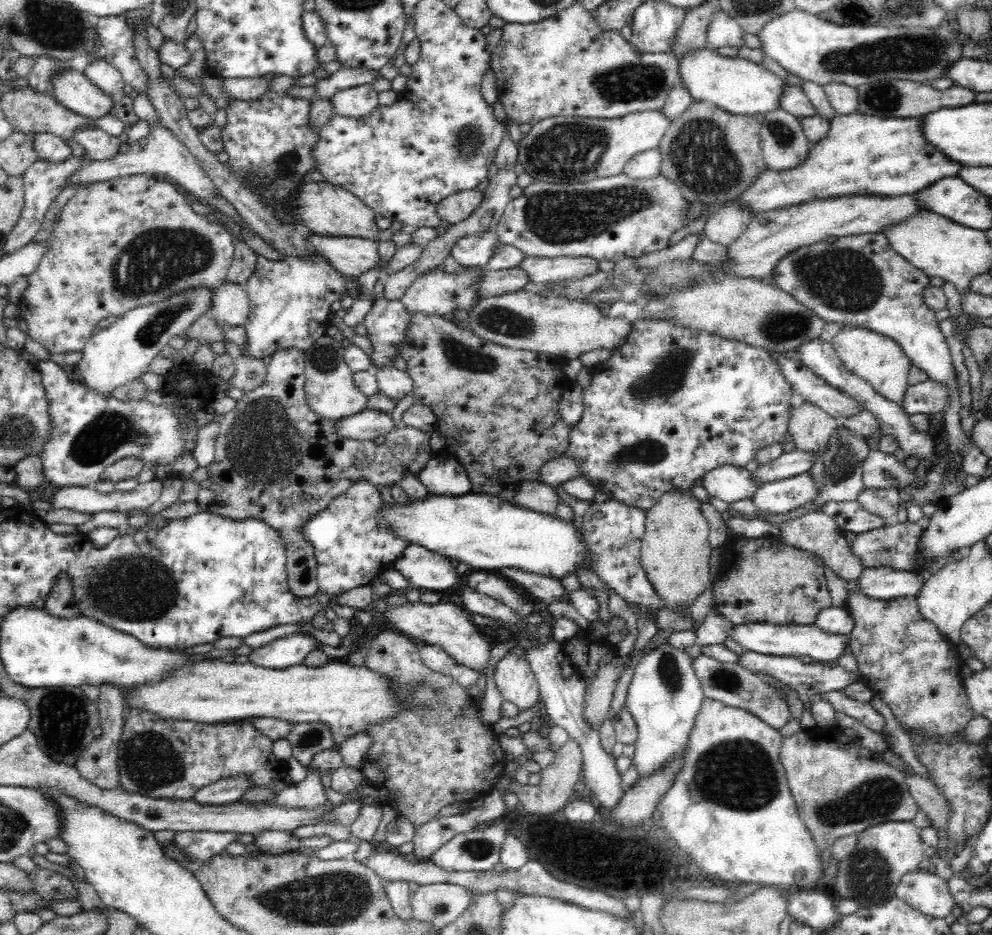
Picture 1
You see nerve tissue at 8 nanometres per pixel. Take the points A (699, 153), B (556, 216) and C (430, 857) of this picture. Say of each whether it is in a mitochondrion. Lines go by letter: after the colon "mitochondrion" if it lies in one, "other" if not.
A: mitochondrion
B: mitochondrion
C: other

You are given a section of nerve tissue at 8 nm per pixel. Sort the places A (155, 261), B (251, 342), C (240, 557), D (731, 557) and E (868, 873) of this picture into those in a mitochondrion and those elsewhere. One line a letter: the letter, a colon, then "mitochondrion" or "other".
A: mitochondrion
B: other
C: other
D: other
E: mitochondrion

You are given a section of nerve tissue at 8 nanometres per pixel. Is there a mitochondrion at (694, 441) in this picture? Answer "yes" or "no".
no

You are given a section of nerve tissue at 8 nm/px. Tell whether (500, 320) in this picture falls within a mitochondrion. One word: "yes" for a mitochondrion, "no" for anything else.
yes

